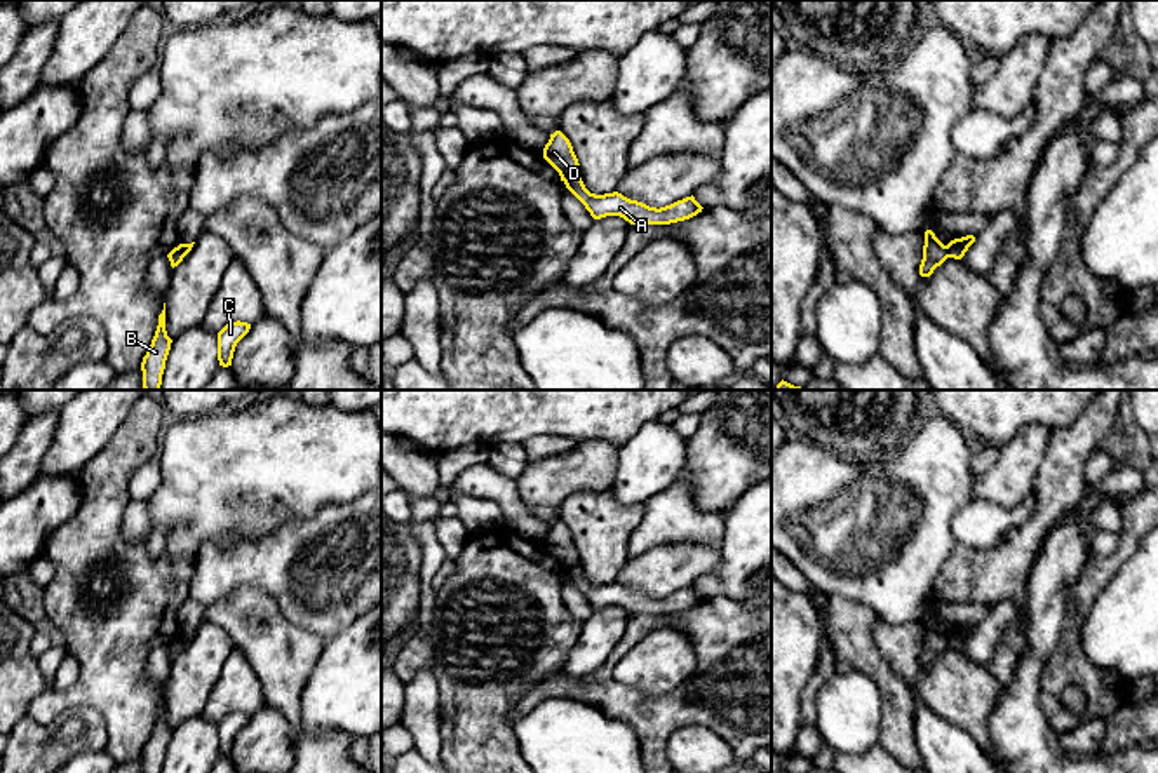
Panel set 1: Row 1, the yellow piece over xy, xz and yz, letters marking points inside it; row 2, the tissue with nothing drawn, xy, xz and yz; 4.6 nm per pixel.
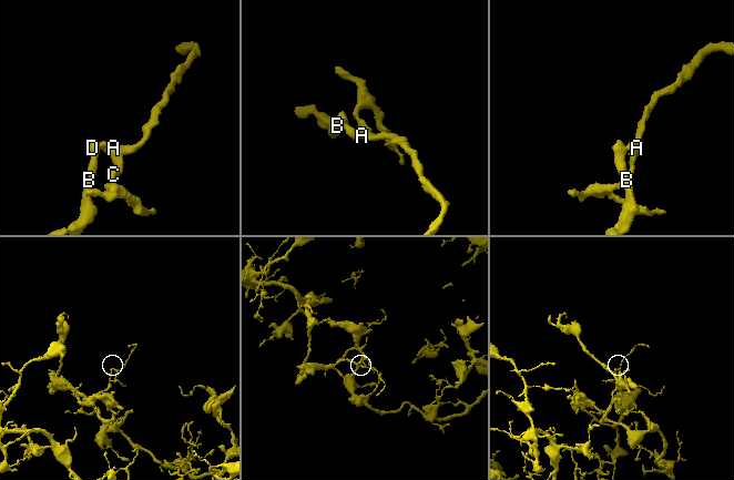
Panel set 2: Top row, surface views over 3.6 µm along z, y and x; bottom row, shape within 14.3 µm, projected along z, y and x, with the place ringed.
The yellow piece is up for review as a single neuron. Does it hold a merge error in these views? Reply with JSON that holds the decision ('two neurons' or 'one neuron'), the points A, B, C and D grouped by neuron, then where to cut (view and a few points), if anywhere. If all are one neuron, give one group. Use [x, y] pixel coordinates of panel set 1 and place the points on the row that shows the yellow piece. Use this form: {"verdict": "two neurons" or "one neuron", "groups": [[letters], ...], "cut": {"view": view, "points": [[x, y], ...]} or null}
{"verdict": "two neurons", "groups": [["A", "C"], ["B", "D"]], "cut": {"view": "xz", "points": [[577, 173], [565, 181]]}}

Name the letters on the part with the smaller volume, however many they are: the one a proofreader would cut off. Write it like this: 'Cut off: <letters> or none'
Cut off: A, C

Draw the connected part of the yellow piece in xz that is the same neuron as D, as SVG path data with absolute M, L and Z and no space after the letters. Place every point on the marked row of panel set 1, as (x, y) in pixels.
M561 131L550 134L550 139L543 148L543 158L559 172L561 181L568 181L580 171L573 146Z

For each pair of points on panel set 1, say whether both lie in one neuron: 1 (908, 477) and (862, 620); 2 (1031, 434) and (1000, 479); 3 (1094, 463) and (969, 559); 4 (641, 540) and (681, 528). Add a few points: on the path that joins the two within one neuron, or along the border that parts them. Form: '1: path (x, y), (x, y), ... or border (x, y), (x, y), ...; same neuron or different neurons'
1: border (826, 596), (843, 596), (861, 603), (880, 620); different neurons
2: path (1030, 444), (1010, 469); same neuron
3: border (1097, 446), (1085, 465), (1087, 486); different neurons
4: path (652, 530), (671, 528); same neuron

